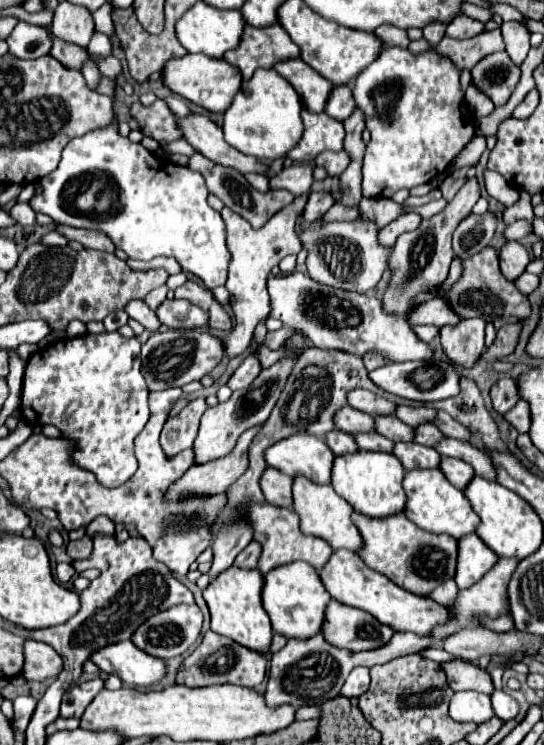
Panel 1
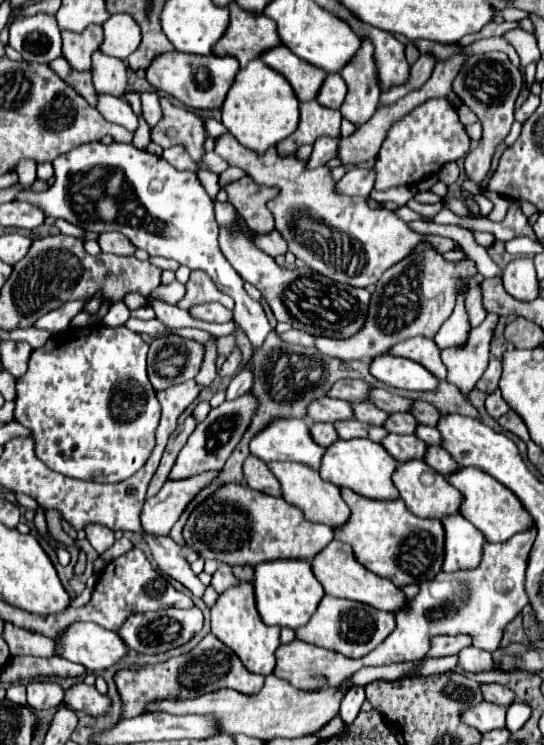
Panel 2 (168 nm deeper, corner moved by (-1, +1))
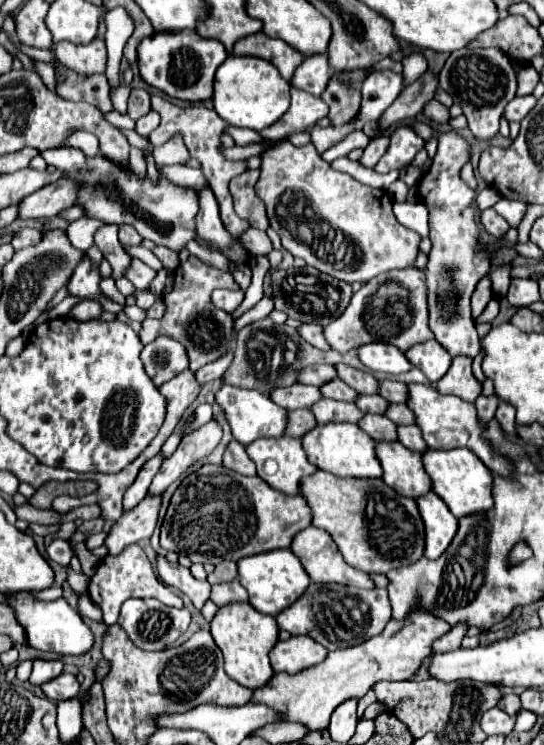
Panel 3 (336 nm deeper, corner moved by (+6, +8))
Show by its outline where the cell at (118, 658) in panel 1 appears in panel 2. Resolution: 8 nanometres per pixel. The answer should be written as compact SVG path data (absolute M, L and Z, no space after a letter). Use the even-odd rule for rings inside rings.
M73 622L55 640L55 654L69 662L85 666L87 670L105 670L127 654L127 646L121 642L121 638L115 632L103 630L95 622Z

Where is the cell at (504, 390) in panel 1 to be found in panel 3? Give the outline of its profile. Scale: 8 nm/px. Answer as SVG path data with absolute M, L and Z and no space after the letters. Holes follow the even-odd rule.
M480 395L480 397L474 401L474 405L476 405L476 411L478 411L480 419L482 419L484 423L488 423L488 419L492 419L492 417L494 417L494 413L496 413L498 397L496 397L496 395L492 395L492 397Z

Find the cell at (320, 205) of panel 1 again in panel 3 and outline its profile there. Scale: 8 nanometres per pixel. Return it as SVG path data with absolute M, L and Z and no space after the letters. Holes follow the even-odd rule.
M380 135L380 137L372 139L372 141L368 143L368 147L364 149L362 157L358 159L358 161L360 161L360 165L362 165L362 167L372 169L372 167L378 163L378 159L384 155L384 151L386 151L386 149L388 149L388 137L386 137L386 135Z

